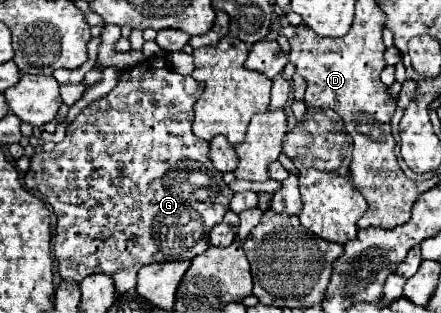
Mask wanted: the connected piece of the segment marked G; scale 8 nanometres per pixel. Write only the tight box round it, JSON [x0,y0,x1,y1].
[24,59,234,293]

